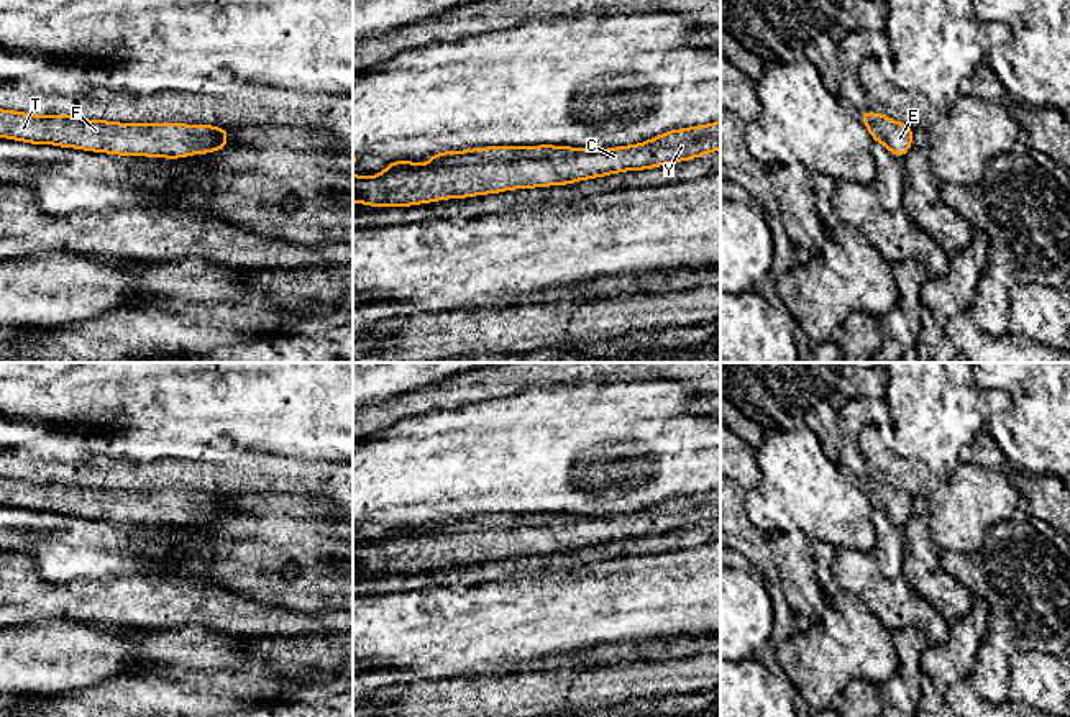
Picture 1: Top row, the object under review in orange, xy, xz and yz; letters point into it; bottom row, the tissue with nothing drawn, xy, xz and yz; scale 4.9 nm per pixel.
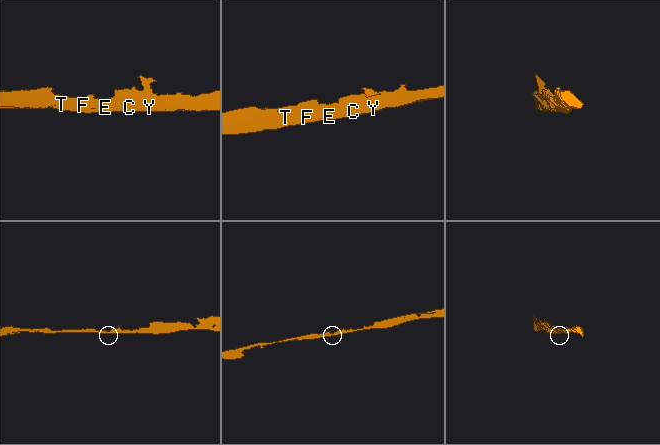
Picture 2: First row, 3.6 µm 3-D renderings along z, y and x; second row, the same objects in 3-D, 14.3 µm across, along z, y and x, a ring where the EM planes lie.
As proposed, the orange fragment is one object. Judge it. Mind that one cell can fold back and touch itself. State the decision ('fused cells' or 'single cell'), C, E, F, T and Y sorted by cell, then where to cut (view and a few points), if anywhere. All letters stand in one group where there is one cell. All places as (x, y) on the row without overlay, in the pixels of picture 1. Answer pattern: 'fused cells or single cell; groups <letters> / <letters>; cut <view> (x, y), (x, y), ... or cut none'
single cell; groups C E F T Y; cut none

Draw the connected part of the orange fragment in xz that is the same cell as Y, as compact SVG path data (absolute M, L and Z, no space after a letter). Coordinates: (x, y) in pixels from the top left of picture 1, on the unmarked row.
M720 487L609 517L538 512L443 518L422 533L415 533L415 527L387 528L381 541L353 541L353 573L363 569L366 574L412 574L515 556L568 553L691 528L717 517Z

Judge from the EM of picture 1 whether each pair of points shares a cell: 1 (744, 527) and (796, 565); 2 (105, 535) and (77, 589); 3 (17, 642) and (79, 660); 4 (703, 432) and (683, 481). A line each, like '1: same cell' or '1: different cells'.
1: same cell
2: different cells
3: same cell
4: same cell

